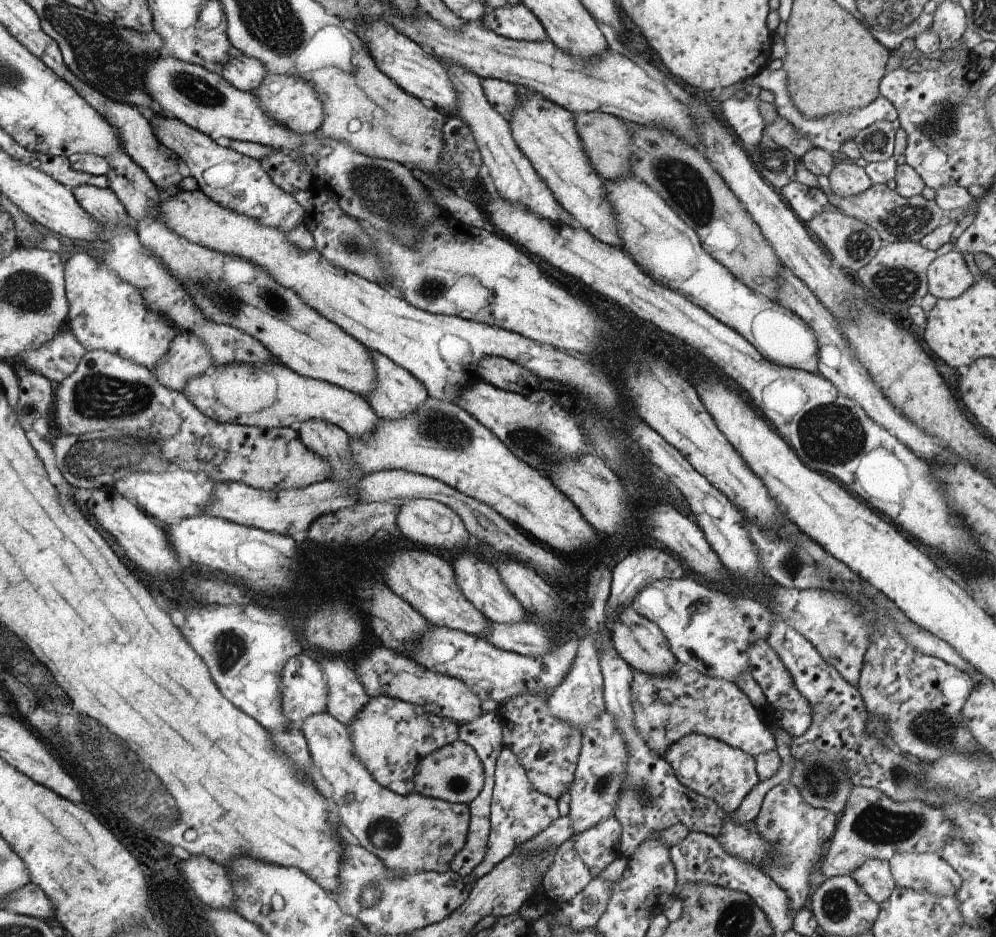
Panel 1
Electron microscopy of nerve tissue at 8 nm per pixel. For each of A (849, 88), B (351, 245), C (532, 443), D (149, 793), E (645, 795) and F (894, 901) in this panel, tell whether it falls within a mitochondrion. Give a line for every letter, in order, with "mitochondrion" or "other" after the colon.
A: other
B: mitochondrion
C: mitochondrion
D: mitochondrion
E: mitochondrion
F: other

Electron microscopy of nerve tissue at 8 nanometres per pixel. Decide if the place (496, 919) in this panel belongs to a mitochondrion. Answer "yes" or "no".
no

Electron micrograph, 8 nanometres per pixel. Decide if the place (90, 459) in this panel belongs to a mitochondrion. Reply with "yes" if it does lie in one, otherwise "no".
yes

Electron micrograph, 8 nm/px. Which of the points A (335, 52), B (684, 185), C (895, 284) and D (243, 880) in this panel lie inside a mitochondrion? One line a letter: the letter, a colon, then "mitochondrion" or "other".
A: other
B: mitochondrion
C: mitochondrion
D: mitochondrion

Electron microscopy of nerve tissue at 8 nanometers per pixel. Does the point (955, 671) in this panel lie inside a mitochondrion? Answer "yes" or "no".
no

